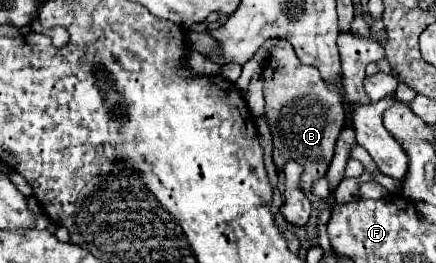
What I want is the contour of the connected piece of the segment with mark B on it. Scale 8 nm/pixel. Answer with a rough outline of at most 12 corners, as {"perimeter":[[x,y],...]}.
{"perimeter":[[278,41],[264,67],[274,163],[326,175],[340,91]]}

